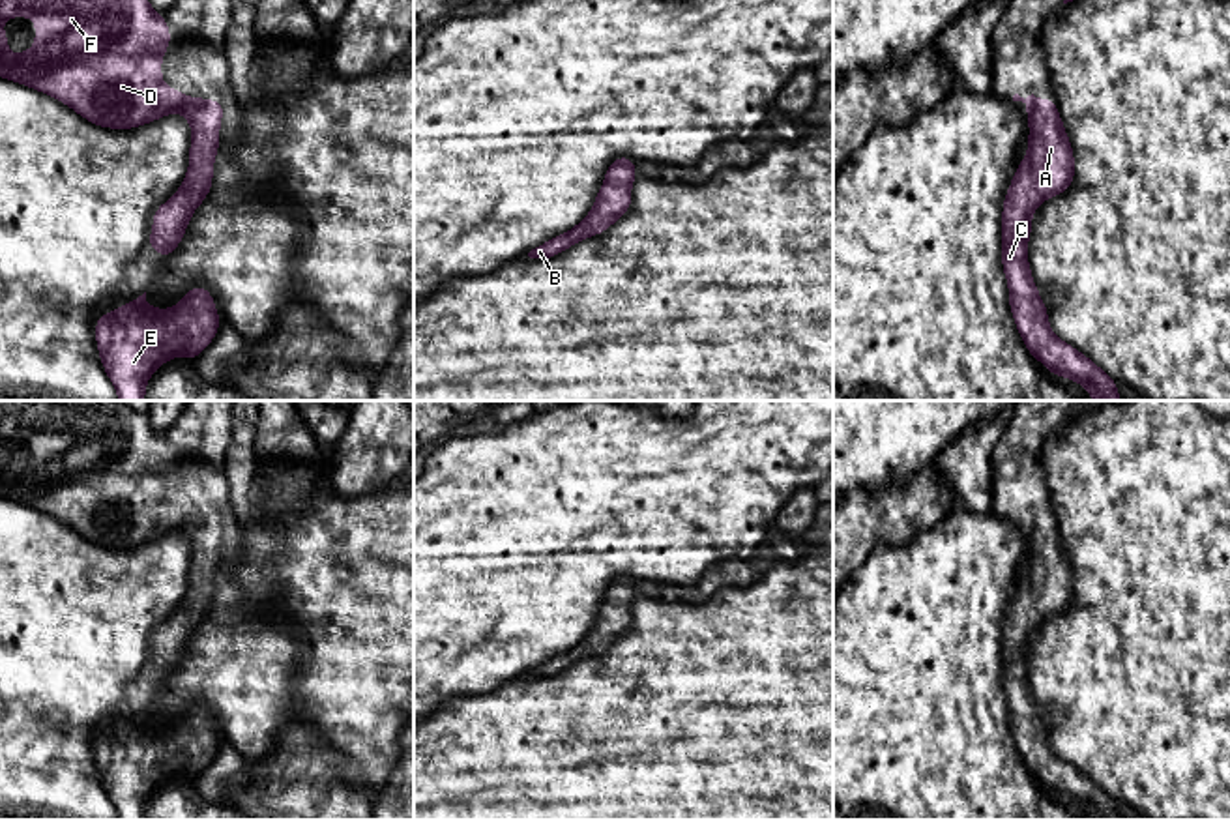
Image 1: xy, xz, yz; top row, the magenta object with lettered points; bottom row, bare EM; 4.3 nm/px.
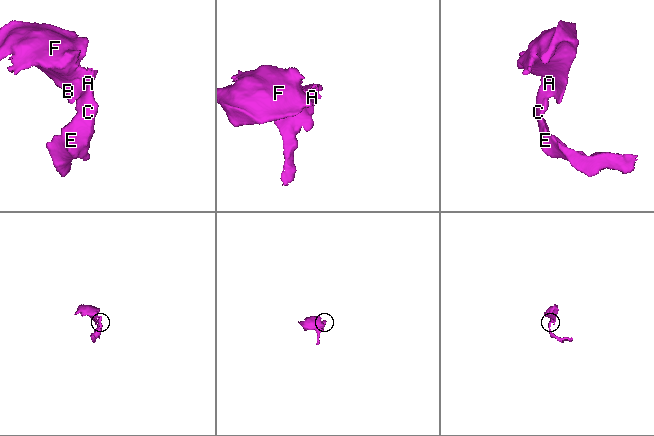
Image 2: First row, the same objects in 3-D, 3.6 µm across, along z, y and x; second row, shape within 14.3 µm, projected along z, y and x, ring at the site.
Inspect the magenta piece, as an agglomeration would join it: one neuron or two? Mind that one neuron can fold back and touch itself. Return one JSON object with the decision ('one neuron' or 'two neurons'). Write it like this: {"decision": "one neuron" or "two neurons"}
{"decision": "one neuron"}

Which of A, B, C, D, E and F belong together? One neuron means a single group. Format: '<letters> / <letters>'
A B C D E F

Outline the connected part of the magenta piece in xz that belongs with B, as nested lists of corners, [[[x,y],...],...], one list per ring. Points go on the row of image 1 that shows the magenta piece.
[[[622,155],[607,172],[590,213],[571,230],[554,236],[528,253],[530,258],[550,258],[590,236],[603,234],[631,208],[631,183],[638,178],[635,159]]]

